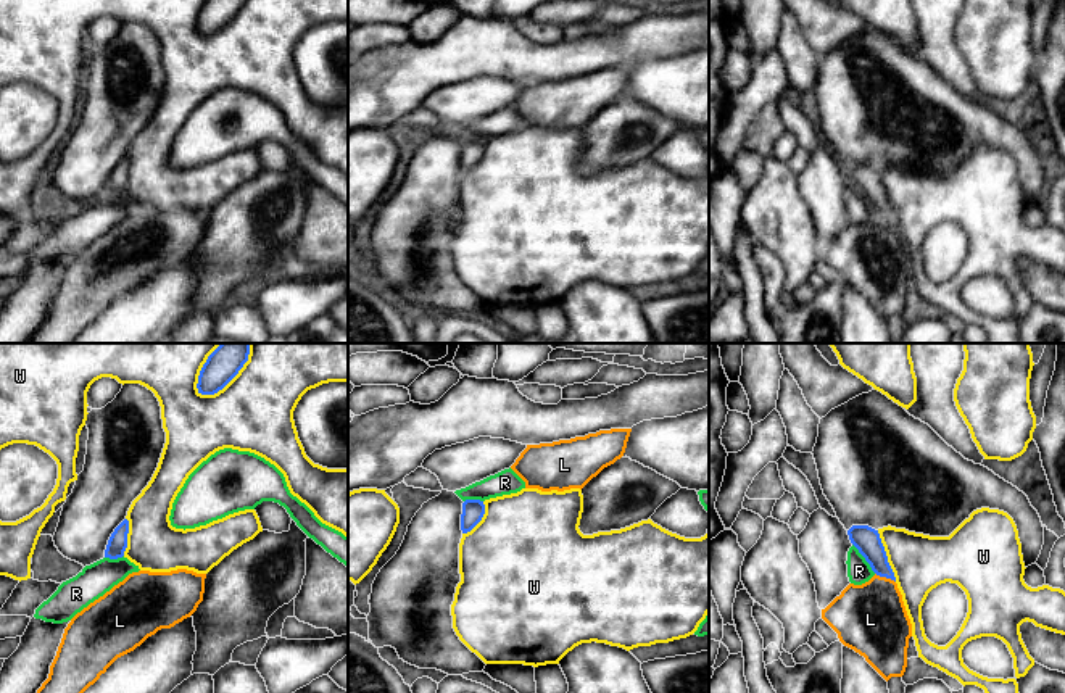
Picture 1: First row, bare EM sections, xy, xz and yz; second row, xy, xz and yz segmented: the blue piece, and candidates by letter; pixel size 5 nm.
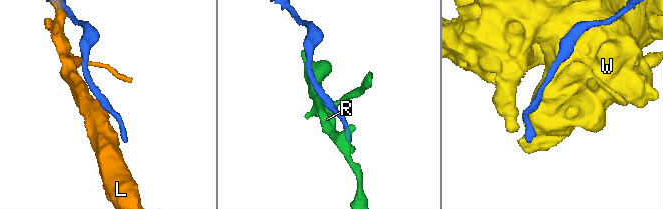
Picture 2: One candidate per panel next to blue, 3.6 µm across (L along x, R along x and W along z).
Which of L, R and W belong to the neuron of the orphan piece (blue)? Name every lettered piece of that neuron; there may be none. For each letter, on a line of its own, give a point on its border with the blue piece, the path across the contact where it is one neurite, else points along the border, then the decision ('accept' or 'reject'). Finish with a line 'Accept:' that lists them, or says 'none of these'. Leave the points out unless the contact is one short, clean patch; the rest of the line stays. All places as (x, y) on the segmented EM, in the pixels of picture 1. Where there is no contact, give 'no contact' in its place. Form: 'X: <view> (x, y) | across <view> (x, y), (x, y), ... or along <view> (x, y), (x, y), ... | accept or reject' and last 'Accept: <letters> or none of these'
L: yz (885, 576) | reject
R: yz (864, 556) | reject
W: xy (231, 379) | reject
Accept: none of these

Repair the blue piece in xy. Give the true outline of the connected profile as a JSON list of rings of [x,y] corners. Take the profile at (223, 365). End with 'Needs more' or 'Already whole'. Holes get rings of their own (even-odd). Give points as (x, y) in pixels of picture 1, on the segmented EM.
[[[221,343],[203,364],[198,393],[214,395],[222,390],[248,361],[250,343]]]. Already whole

